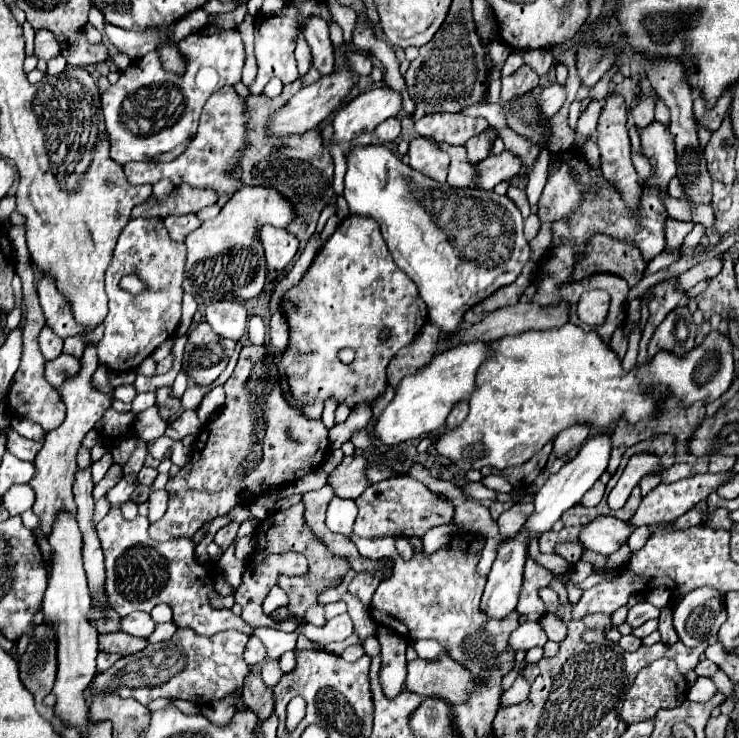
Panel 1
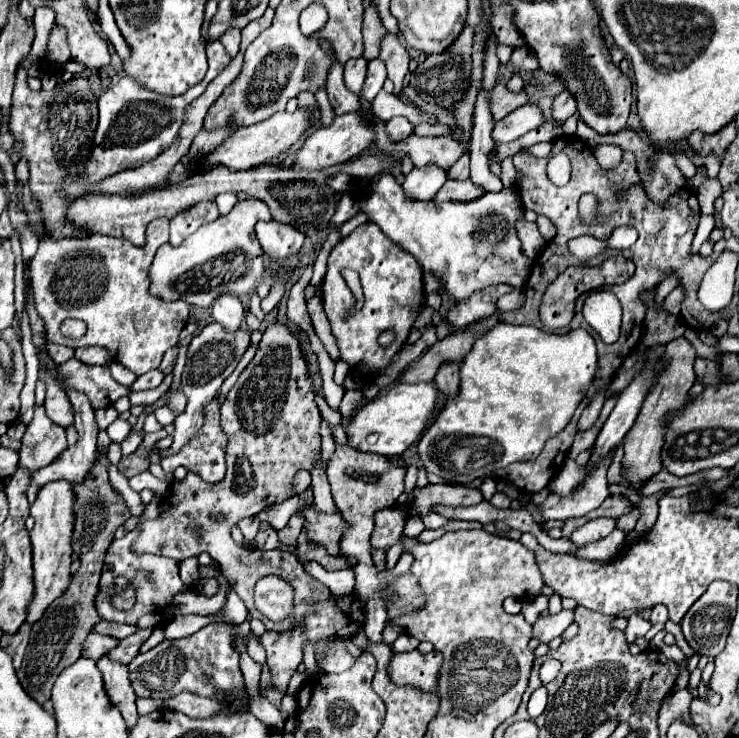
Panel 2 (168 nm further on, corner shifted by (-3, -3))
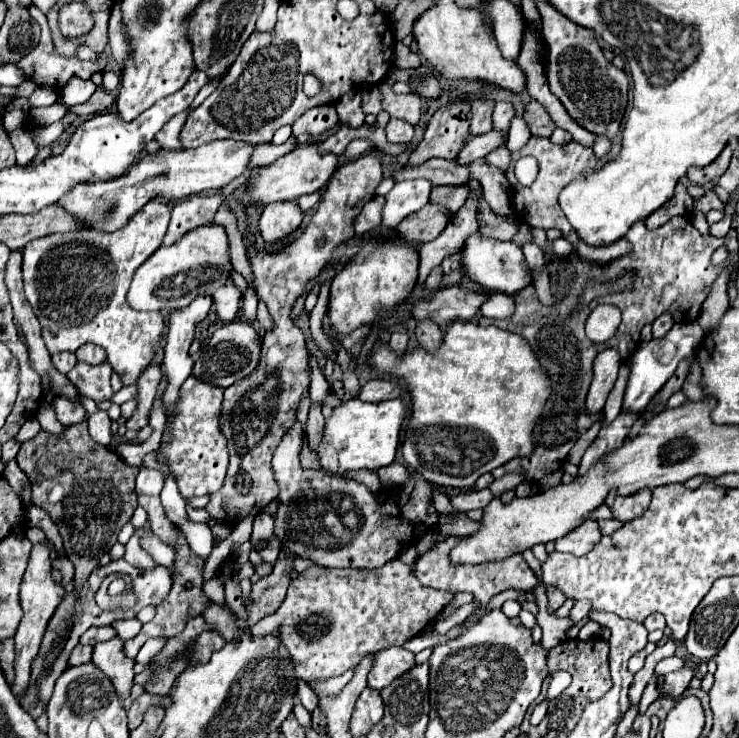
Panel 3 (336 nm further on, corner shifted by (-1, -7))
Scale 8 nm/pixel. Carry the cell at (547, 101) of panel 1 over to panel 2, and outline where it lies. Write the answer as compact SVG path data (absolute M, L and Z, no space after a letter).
M522 105L516 111L512 111L508 117L502 121L496 121L496 127L492 131L494 141L516 141L524 133L536 129L538 125L544 123L544 113L538 105Z

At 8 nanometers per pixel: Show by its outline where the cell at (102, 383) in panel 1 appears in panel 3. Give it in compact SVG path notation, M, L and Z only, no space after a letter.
M92 343L82 345L82 347L76 351L76 357L78 357L78 361L90 363L90 365L98 365L98 363L106 361L106 353L102 351L102 347L92 345Z

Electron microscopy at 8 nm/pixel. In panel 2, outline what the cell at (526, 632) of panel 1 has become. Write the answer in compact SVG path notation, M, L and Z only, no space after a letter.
M562 609L558 615L538 617L538 621L532 625L532 637L538 639L540 643L550 643L552 639L560 637L570 623L572 623L572 609Z

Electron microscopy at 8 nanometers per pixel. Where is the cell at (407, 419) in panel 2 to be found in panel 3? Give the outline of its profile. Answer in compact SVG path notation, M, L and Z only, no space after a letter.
M360 399L342 401L326 419L322 441L312 449L318 457L318 467L328 475L344 475L358 469L378 471L378 467L390 465L398 449L398 435L404 413L406 409L400 399L382 403L362 403Z

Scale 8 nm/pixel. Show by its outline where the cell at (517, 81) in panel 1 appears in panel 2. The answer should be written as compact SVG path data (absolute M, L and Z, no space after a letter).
M496 83L494 91L490 95L490 103L492 103L492 117L496 121L500 121L506 115L510 115L514 109L522 107L524 103L528 103L528 93L524 89L514 93L504 83Z

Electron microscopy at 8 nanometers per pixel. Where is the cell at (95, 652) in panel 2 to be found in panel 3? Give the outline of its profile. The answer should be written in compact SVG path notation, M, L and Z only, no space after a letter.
M76 645L74 651L70 653L70 665L82 665L92 659L92 647L90 645Z

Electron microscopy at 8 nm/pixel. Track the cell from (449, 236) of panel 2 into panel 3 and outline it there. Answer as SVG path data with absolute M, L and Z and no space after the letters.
M476 233L468 239L462 255L464 255L462 257L464 275L468 275L472 281L480 283L482 287L490 291L514 295L522 291L522 287L528 287L532 283L532 275L528 273L528 265L524 261L522 249L512 241L494 241L494 239L486 239L484 235Z

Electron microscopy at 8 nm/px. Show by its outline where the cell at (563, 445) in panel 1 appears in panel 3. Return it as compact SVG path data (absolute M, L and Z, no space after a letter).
M604 349L594 359L594 381L592 381L588 397L586 397L586 409L590 411L590 415L604 409L606 397L616 383L620 363L622 363L622 359L616 349Z

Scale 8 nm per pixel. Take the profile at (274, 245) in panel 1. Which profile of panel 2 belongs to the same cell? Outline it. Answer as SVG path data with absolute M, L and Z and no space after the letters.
M260 221L256 225L256 237L264 253L274 261L296 257L304 243L304 235L300 231L288 225L280 225L276 221L268 221L268 223Z

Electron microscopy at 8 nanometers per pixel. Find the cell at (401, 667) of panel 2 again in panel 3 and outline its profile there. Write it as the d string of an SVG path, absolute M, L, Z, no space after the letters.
M388 647L374 655L372 669L368 673L368 687L372 689L384 689L390 685L398 675L410 671L410 665L414 665L414 653L406 651L404 647Z

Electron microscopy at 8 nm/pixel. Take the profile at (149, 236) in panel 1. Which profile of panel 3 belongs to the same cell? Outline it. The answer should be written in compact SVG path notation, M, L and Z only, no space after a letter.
M152 199L150 203L144 205L144 209L140 213L134 215L134 221L130 221L124 229L120 231L114 231L114 233L98 233L98 231L68 231L68 233L56 233L56 235L46 235L46 237L40 237L40 239L34 239L30 241L26 247L24 247L24 263L22 263L22 273L24 273L24 293L26 293L26 299L28 303L32 305L34 313L38 315L38 321L42 325L42 339L46 343L46 349L50 353L60 353L60 351L76 351L80 345L84 343L96 343L100 345L106 353L108 353L108 361L112 363L114 371L120 375L122 383L124 385L134 385L134 379L138 379L138 375L142 375L142 371L150 365L150 359L154 355L154 347L160 345L160 341L164 339L164 319L162 319L162 313L148 313L148 311L134 311L132 307L128 307L126 303L126 293L128 293L128 287L130 287L130 279L134 275L134 271L162 245L162 237L166 233L166 227L168 227L168 219L170 219L170 207L166 203L158 203L158 199Z

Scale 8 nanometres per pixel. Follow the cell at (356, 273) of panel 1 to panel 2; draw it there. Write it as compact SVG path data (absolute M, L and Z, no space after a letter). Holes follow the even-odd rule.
M376 223L358 225L346 239L342 239L330 253L328 271L322 283L322 305L336 339L340 361L348 363L352 373L364 385L374 383L374 377L392 361L392 357L406 345L408 333L414 327L418 313L424 307L424 279L420 265L406 251L400 251ZM344 269L352 269L360 275L364 305L358 311L352 311L356 297L352 295L346 279L342 277ZM386 329L396 331L396 339L388 347L378 345L378 335Z

